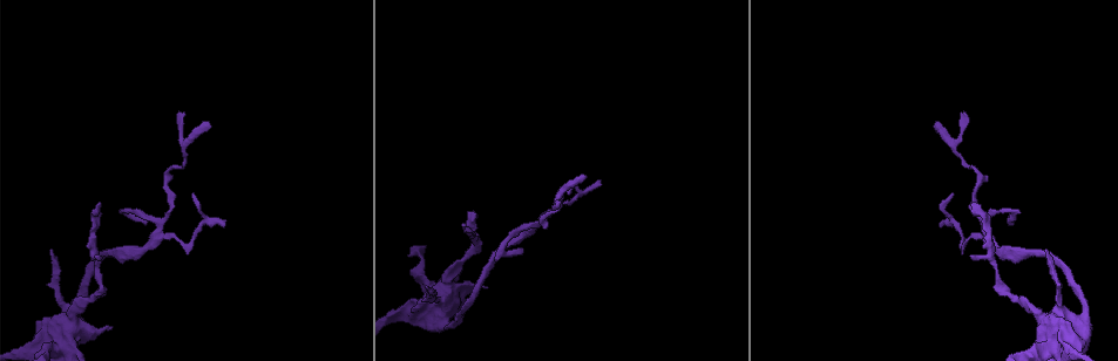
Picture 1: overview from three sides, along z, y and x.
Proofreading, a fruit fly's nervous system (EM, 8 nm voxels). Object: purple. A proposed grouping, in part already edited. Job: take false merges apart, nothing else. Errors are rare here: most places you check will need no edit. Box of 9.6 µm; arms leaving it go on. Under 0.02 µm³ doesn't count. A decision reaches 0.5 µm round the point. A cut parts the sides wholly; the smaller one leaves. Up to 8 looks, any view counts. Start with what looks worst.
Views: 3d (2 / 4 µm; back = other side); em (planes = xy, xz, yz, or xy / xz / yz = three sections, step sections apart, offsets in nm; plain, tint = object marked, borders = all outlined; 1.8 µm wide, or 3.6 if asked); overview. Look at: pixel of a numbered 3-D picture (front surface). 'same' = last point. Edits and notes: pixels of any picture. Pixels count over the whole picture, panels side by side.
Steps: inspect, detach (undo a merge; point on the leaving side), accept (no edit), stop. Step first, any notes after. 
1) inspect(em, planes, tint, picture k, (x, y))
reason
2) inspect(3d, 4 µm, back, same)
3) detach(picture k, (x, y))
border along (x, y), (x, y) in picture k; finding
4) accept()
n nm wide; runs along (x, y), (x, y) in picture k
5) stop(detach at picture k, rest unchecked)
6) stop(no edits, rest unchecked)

inspect(3d, 4 µm, picture 1, (62, 336))

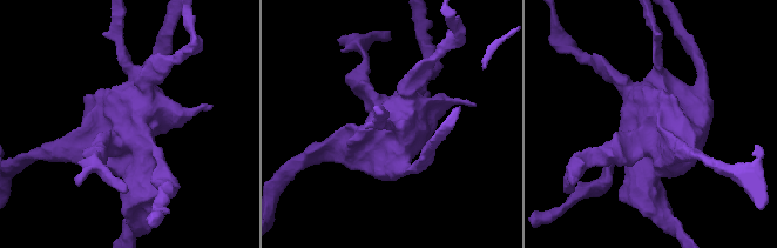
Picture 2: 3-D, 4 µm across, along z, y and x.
inspect(em, 3.6 µm, planes, borders, picture 2, (655, 124))

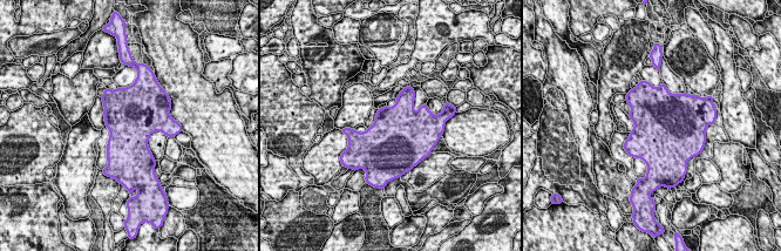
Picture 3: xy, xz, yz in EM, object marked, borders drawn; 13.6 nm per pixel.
accept()
750 nm wide; one neuron here

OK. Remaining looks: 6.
inspect(em, yz, step 4, tint, picture 1, (155, 241))
sharp bend

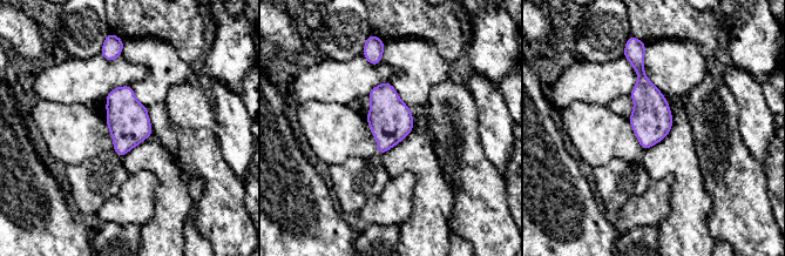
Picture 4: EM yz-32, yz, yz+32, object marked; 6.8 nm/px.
inspect(em, planes, borders, same)
cut it another way

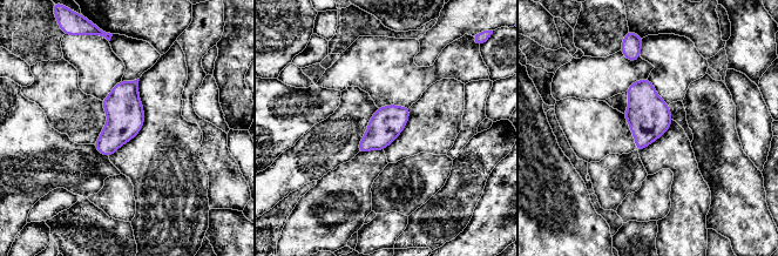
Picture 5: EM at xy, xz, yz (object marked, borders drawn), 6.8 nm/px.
accept()
220 nm wide; all the same neuron

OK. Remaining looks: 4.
inspect(3d, 4 µm, back, picture 1, (562, 204))
calibre changes

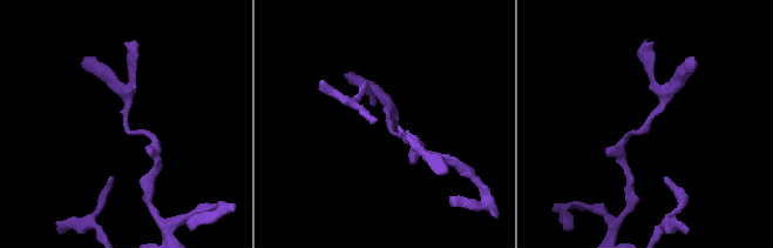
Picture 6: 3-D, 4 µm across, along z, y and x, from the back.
inspect(em, yz, step 4, tint, picture 6, (127, 120))

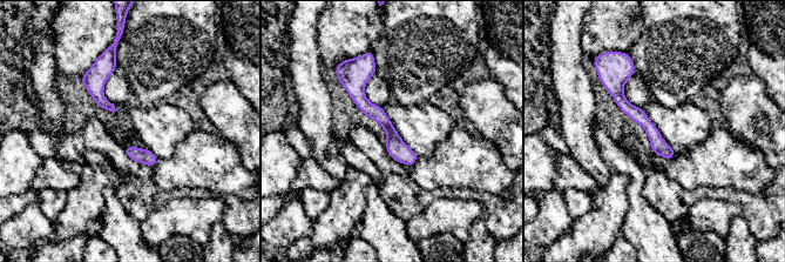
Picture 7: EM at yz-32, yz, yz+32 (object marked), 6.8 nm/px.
inspect(em, planes, tint, same)

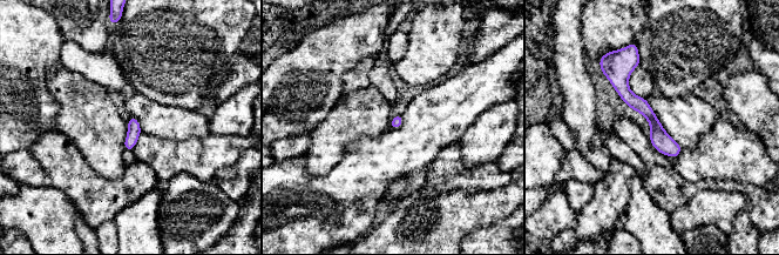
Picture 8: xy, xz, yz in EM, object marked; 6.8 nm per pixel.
accept()
runs along (631, 58), (622, 89), (673, 154) in picture 8; one neuron here

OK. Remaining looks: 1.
stop(no edits, rest unchecked)

